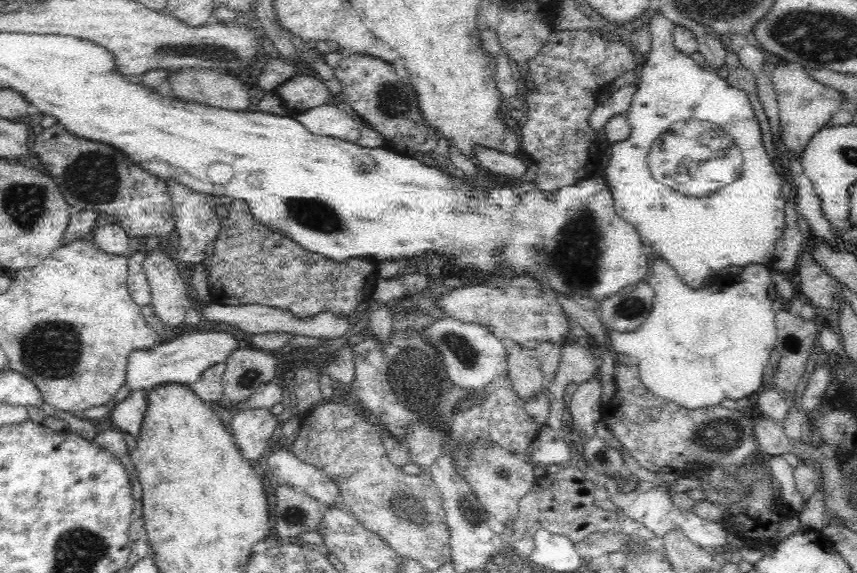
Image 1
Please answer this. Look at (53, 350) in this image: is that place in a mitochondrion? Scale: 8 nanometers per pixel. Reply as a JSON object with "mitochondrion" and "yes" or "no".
{"mitochondrion":"yes"}

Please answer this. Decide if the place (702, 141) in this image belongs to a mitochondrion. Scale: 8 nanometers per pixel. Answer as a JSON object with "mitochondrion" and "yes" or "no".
{"mitochondrion":"yes"}

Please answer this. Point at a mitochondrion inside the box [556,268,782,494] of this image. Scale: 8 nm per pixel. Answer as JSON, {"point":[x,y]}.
{"point":[723,435]}

